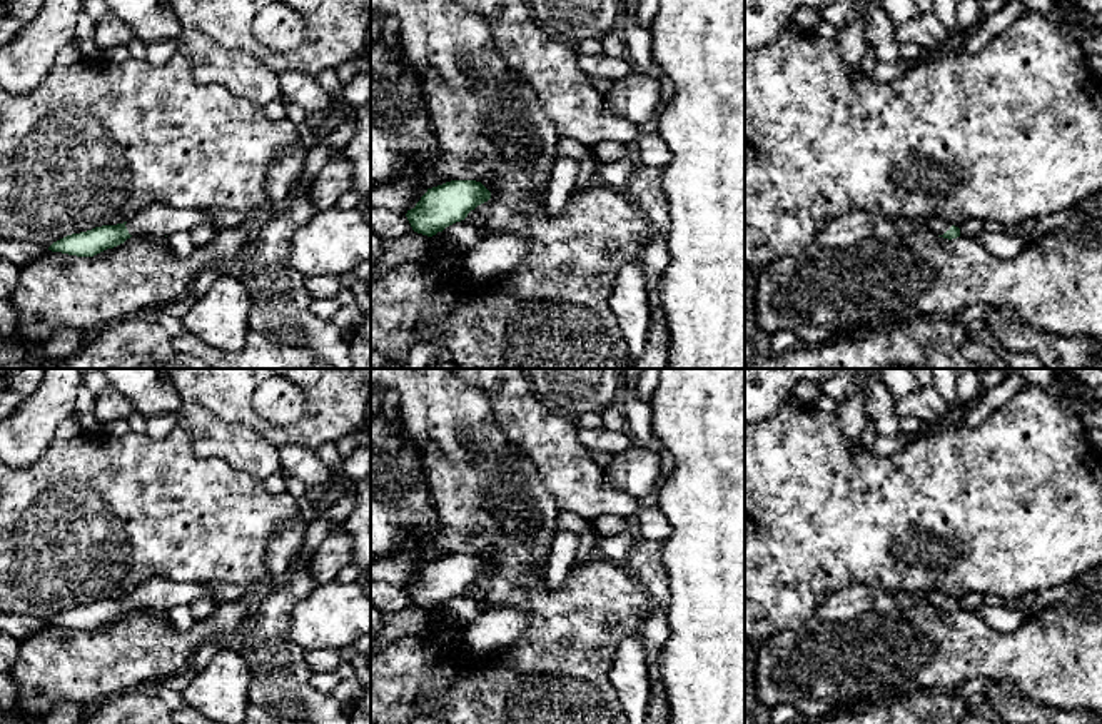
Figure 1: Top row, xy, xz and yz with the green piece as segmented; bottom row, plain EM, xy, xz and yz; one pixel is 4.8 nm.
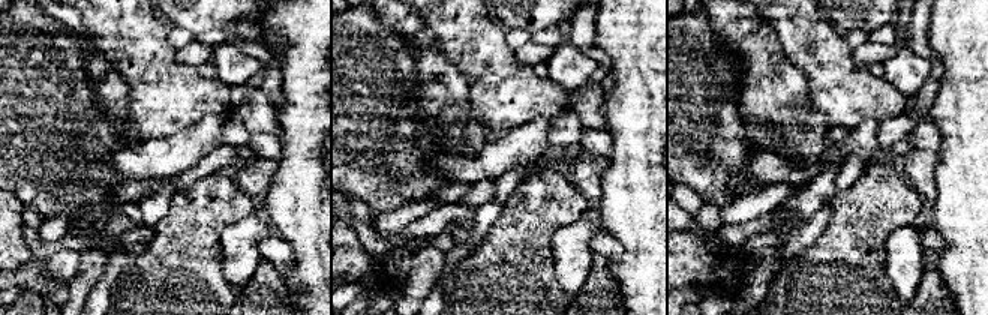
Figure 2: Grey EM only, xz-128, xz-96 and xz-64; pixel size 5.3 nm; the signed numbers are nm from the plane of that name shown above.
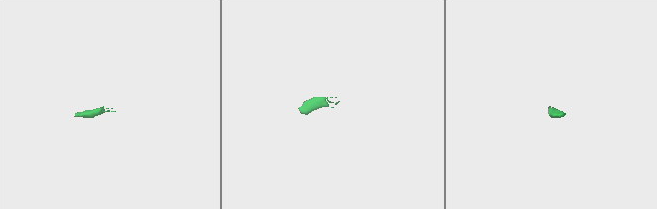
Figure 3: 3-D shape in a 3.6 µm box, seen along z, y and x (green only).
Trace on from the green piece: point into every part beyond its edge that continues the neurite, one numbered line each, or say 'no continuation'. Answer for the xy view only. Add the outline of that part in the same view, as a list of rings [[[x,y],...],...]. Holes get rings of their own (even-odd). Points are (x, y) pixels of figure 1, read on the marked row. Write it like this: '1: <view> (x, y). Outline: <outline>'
1: xy (156, 219). Outline: [[[164,204],[145,205],[125,224],[132,237],[190,232],[197,225],[212,225],[212,219],[205,210],[172,209]]]

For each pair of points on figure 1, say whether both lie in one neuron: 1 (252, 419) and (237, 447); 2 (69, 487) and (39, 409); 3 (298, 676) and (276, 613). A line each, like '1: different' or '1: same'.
1: different
2: different
3: same

